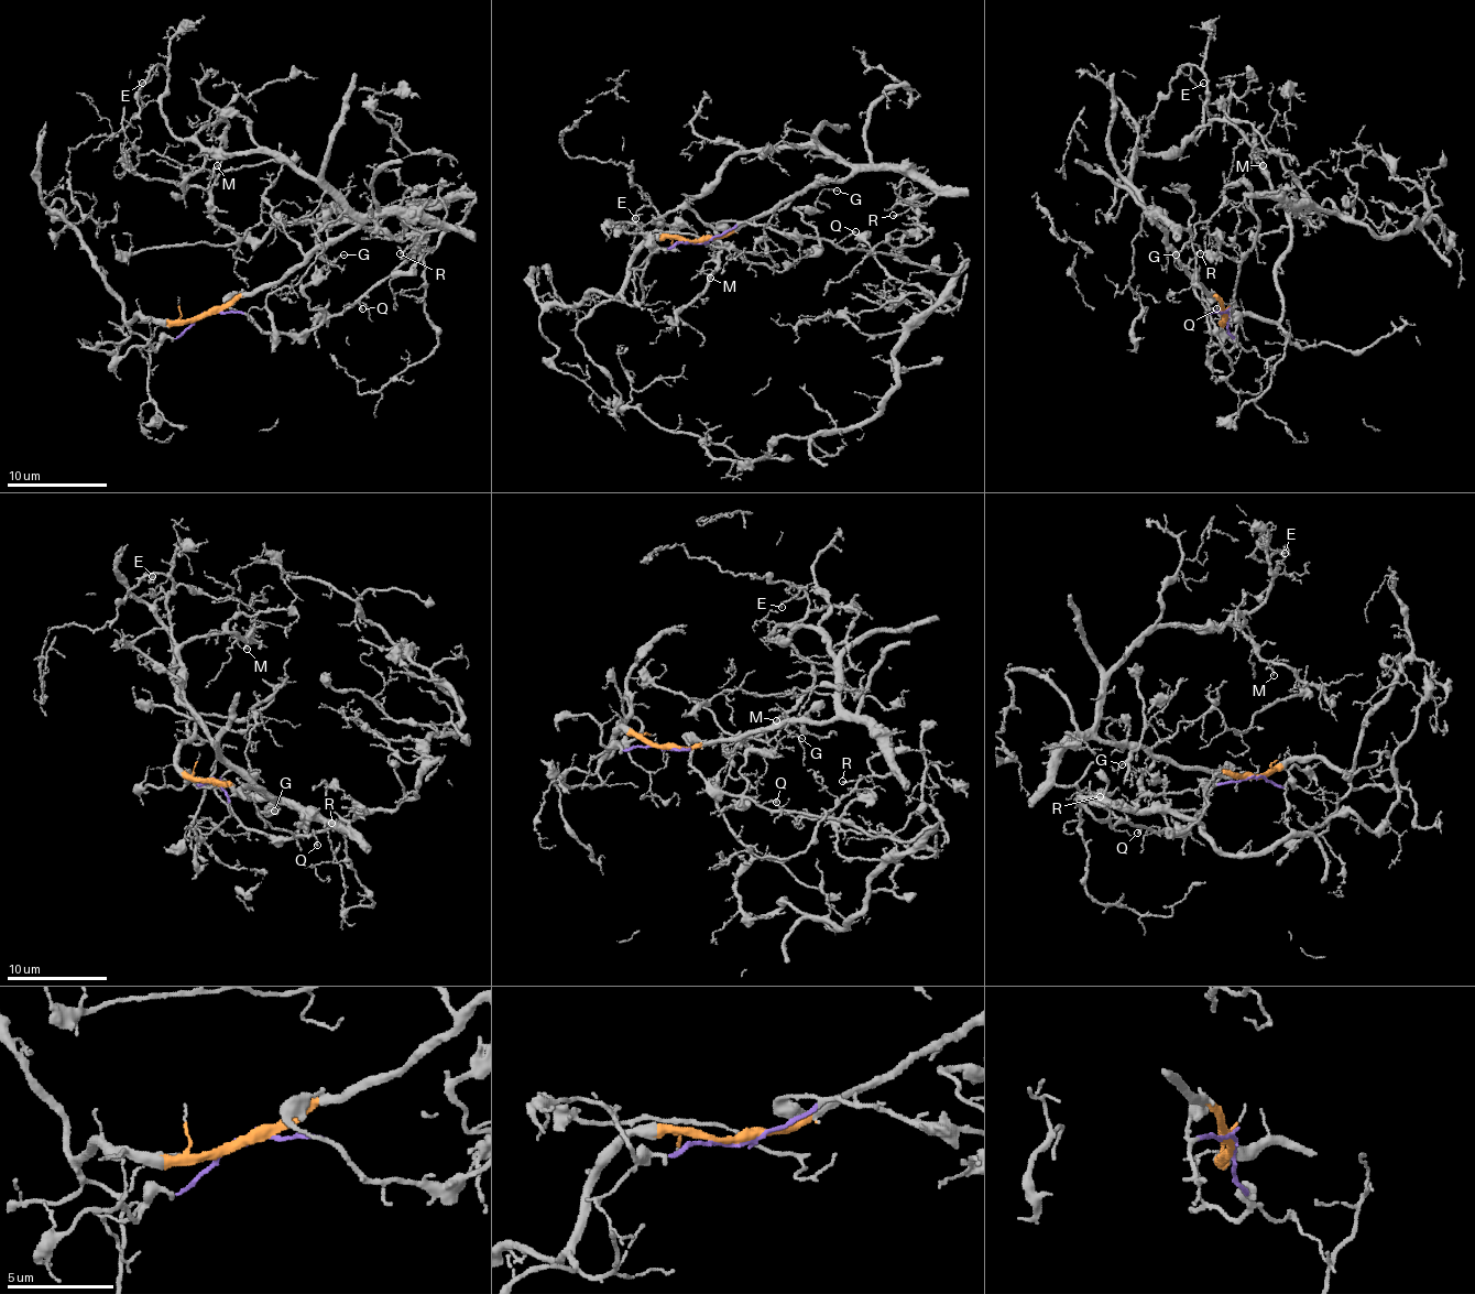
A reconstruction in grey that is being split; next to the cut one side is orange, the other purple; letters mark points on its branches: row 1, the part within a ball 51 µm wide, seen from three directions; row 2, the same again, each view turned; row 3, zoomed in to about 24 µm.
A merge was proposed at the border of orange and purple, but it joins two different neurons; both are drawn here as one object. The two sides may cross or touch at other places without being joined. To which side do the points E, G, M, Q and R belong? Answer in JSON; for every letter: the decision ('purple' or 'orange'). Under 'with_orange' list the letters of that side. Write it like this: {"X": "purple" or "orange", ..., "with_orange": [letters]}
{"E": "orange", "G": "purple", "M": "orange", "Q": "purple", "R": "orange", "with_orange": ["E", "M", "R"]}

